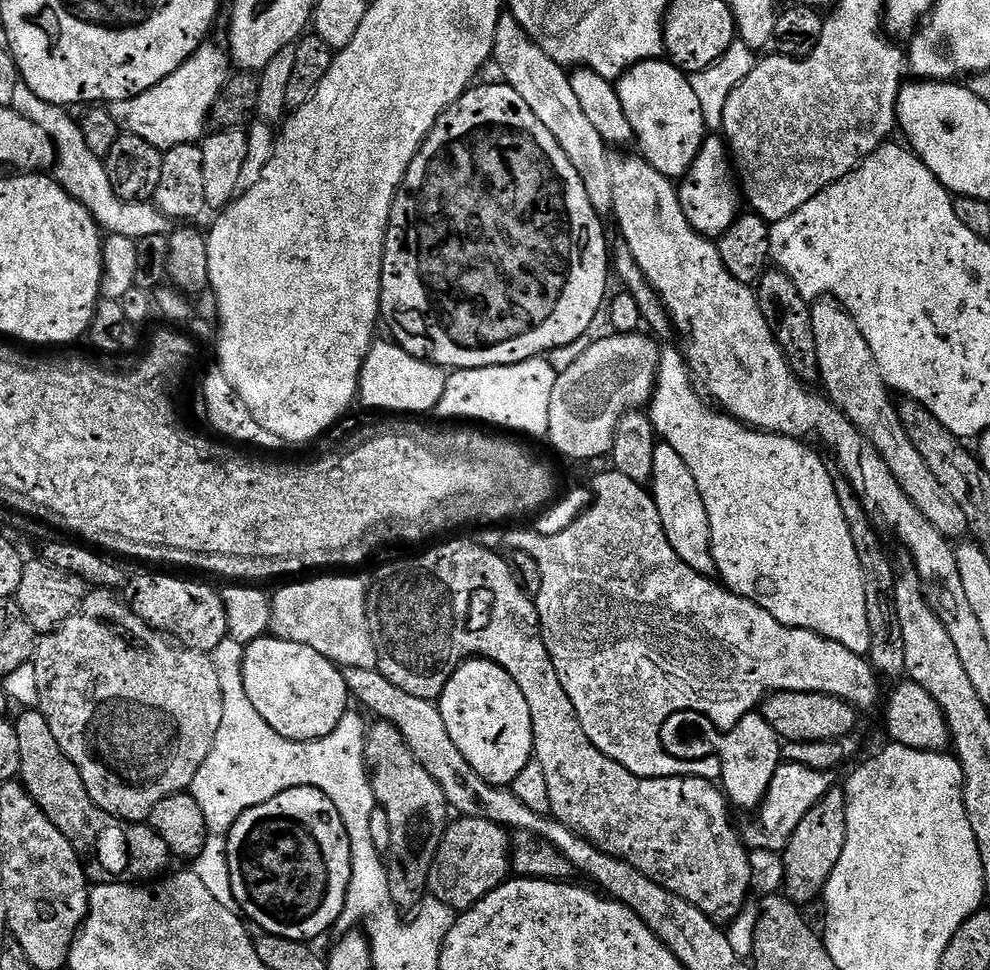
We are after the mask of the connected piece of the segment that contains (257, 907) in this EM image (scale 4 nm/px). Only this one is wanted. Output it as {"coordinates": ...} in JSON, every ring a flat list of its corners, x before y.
{"coordinates":[[291,788,279,792,274,798,243,812,226,839,234,898,239,911,249,921,252,919,260,932,312,942,343,915,352,877,353,844,338,810,334,810,334,802,330,802,326,794,316,788]]}

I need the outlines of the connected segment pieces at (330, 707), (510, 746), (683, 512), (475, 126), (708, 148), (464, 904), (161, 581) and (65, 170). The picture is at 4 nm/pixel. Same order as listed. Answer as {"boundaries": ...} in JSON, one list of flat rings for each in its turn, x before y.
{"boundaries":[[[271,634,244,645,242,682,254,710,287,740,306,742,326,738,350,708,346,678,337,665,318,654,318,650,310,650,310,646,280,640]],[[479,658,464,661,450,682,446,682,438,707,454,746,462,750,462,758,486,782,511,786,522,766,533,759,532,719,526,694,518,690,518,682,494,661]],[[657,443,650,491,652,501,658,506,658,518,662,518,662,530,666,530,666,542,674,546,674,554,678,554,678,558,682,558,682,562,686,562,690,570,698,570,698,574,703,576,712,576,716,572,716,563,712,557,710,518,706,514,706,502,702,502,702,494,698,494,698,482,694,482,690,466,682,462,674,446]],[[503,82,484,84,481,88,473,86,467,92,463,92,438,118,438,122,432,127,430,134,424,140,424,144,418,150,414,162,410,162,404,180,400,184,400,189,396,192,396,201,392,203,392,222,388,226,388,231,384,233,384,257,382,258,382,278,380,279,380,314,383,327,385,324,392,331,390,333,391,339,399,344,402,350,406,350,406,354,410,354,419,360,425,360,427,364,437,364,438,367,445,370,493,368,503,364,517,364,523,360,535,360,545,354,552,354,548,352,554,351,555,348,564,348,567,344,574,343,579,336,586,335,588,327,595,322,596,315,599,312,601,315,602,309,605,307,606,297,609,295,610,246,604,238,604,230,600,226,600,220,602,220,601,213,596,212,594,206,590,206,590,198,586,198,586,186,582,186,582,178,578,178,578,170,574,170,574,166,570,166,570,158,566,158,566,154,562,150,562,146,558,146,554,134,550,134,550,130,546,130,546,126,542,126,542,122,538,122,534,110,530,110,530,106,526,106,526,101,518,95,518,90,514,90,510,85]],[[712,134,707,137,687,175,679,181,678,191,682,210,690,226,694,226,694,230,698,230,704,236,719,238,736,221,738,184,734,179,734,164,730,159,730,149,723,135]],[[460,816,444,832,430,866,428,890,431,899,440,900,453,910,473,908,510,876,510,836,505,829,482,818]],[[148,572,131,580,132,577,126,584,127,605,134,615,157,632,175,638,183,647,209,654,216,649,218,642,229,639,224,599,210,585,183,580,180,576,163,576,160,572]],[[22,82,17,83,11,107,26,118,30,118,30,122,37,124,43,132,47,132,53,147,56,148,54,163,56,183,62,185,66,194,73,196,93,216,105,233,113,236,125,236,138,241,151,236,162,236,169,231,170,221,168,217,159,212,155,203,122,201,114,194,113,187,110,186,110,180,107,177,105,161,95,157,93,151,86,146,77,117,72,117,68,113,71,111,67,107,42,102,42,98,38,98,38,94,34,94,34,90,30,90]]]}

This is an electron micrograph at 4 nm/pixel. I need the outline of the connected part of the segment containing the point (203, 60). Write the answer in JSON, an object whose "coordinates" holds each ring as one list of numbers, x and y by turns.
{"coordinates":[[212,43,201,44,194,55,186,58,174,74,162,78,158,86,150,86,150,90,134,98,111,105,110,113,116,119,118,128,161,150,197,143,209,127,214,102,230,79,229,53,221,45,220,49]]}

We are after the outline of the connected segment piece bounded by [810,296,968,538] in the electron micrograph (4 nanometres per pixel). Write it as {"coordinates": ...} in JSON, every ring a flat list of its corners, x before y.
{"coordinates":[[822,296,811,301,812,325,814,326,814,346,818,354,820,367,819,383,824,384,823,391,855,428,872,443,874,450,890,466,890,474,898,478,898,486,906,492,906,498,922,510,926,522,934,526,942,535,949,538,965,535,968,532,968,519,962,514,962,506,954,502,953,496,946,491,934,478,930,466,922,459,922,454,914,447,914,442,906,435,906,430,900,421,900,409,893,393,884,383,878,370,878,362,874,354,870,354,870,346,866,346,866,338,862,338,862,330,833,296]]}

